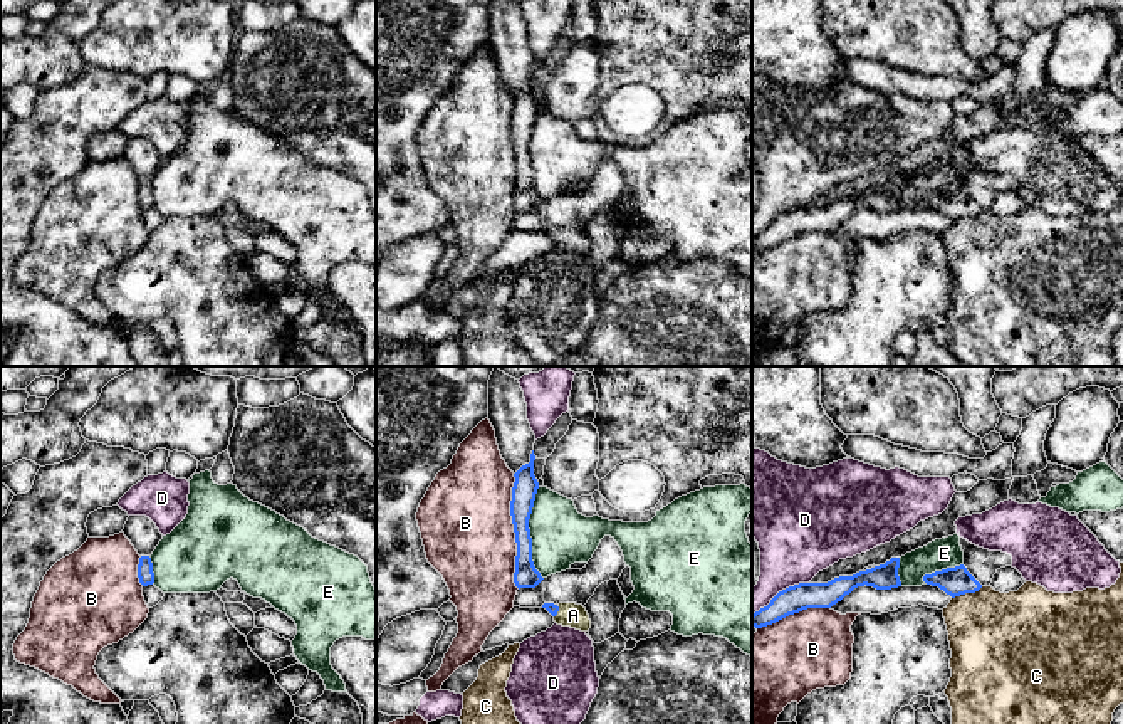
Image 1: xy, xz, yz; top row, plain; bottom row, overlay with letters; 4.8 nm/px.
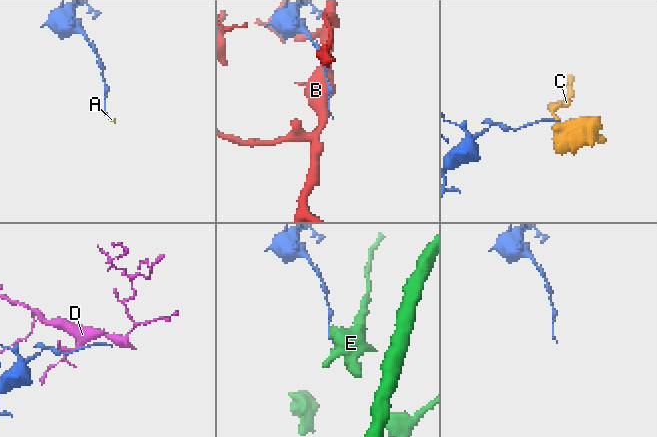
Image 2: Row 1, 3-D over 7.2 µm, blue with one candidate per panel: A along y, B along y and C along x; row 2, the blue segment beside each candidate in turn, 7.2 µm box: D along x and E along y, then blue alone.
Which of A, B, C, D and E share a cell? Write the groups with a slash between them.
A / B / C / D / E

